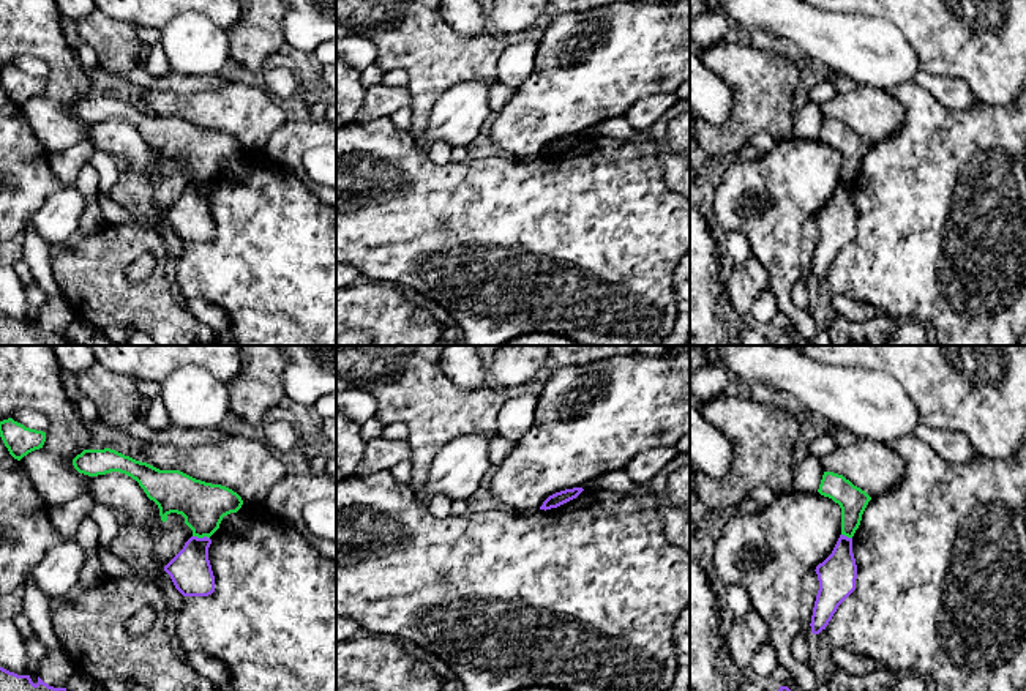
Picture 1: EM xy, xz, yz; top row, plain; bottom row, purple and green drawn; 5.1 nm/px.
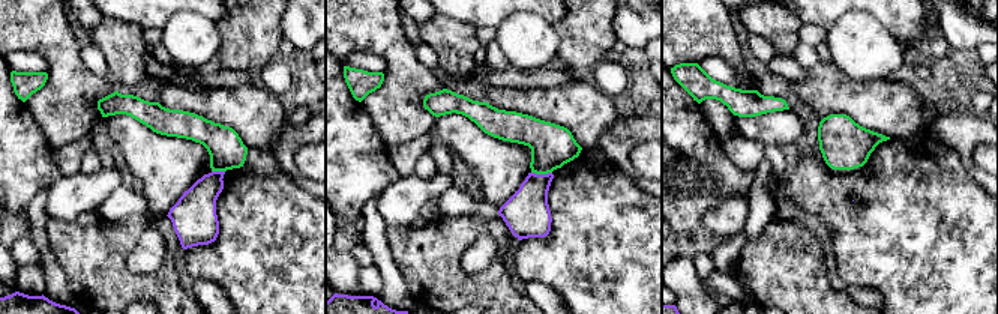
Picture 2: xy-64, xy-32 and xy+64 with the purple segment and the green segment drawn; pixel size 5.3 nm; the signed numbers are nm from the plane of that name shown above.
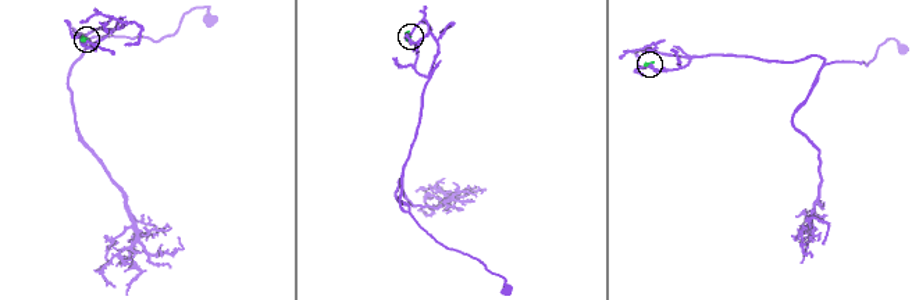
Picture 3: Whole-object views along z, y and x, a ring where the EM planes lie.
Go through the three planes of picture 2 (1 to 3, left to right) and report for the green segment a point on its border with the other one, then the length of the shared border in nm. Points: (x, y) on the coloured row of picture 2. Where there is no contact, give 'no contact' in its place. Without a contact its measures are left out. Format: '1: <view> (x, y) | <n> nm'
1: xy-64 (218, 172) | 70 nm
2: xy-32 (542, 175) | 110 nm
3: no contact

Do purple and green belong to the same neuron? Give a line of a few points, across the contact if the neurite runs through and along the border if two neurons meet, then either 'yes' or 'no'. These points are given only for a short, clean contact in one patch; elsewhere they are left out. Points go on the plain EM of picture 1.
line xy (193, 182), (209, 185); no

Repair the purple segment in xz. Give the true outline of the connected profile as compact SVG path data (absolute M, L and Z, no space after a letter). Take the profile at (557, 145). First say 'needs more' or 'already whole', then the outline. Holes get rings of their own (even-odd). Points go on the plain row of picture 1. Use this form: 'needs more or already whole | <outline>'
already whole | M573 134L573 136L565 136L565 137L556 139L543 148L540 156L546 158L551 155L557 155L557 153L576 145L582 137L584 137L582 134Z

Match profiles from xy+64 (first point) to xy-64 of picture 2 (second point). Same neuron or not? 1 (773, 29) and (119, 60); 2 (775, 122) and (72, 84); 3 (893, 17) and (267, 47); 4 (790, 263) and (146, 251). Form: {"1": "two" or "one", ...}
{"1": "one", "2": "two", "3": "two", "4": "two"}

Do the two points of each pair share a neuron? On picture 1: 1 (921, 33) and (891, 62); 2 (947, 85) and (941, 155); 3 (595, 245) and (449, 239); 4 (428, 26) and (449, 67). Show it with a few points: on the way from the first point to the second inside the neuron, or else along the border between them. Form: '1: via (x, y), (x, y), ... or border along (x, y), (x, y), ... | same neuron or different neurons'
1: border along (883, 18), (898, 29), (921, 68) | different neurons
2: border along (914, 84), (951, 108), (971, 109), (979, 101) | different neurons
3: via (559, 245), (524, 245), (520, 240), (485, 239) | same neuron
4: via (428, 35), (428, 46), (439, 57) | same neuron

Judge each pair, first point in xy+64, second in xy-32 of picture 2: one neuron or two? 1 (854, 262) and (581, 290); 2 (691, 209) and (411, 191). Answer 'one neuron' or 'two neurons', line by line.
1: one neuron
2: two neurons

